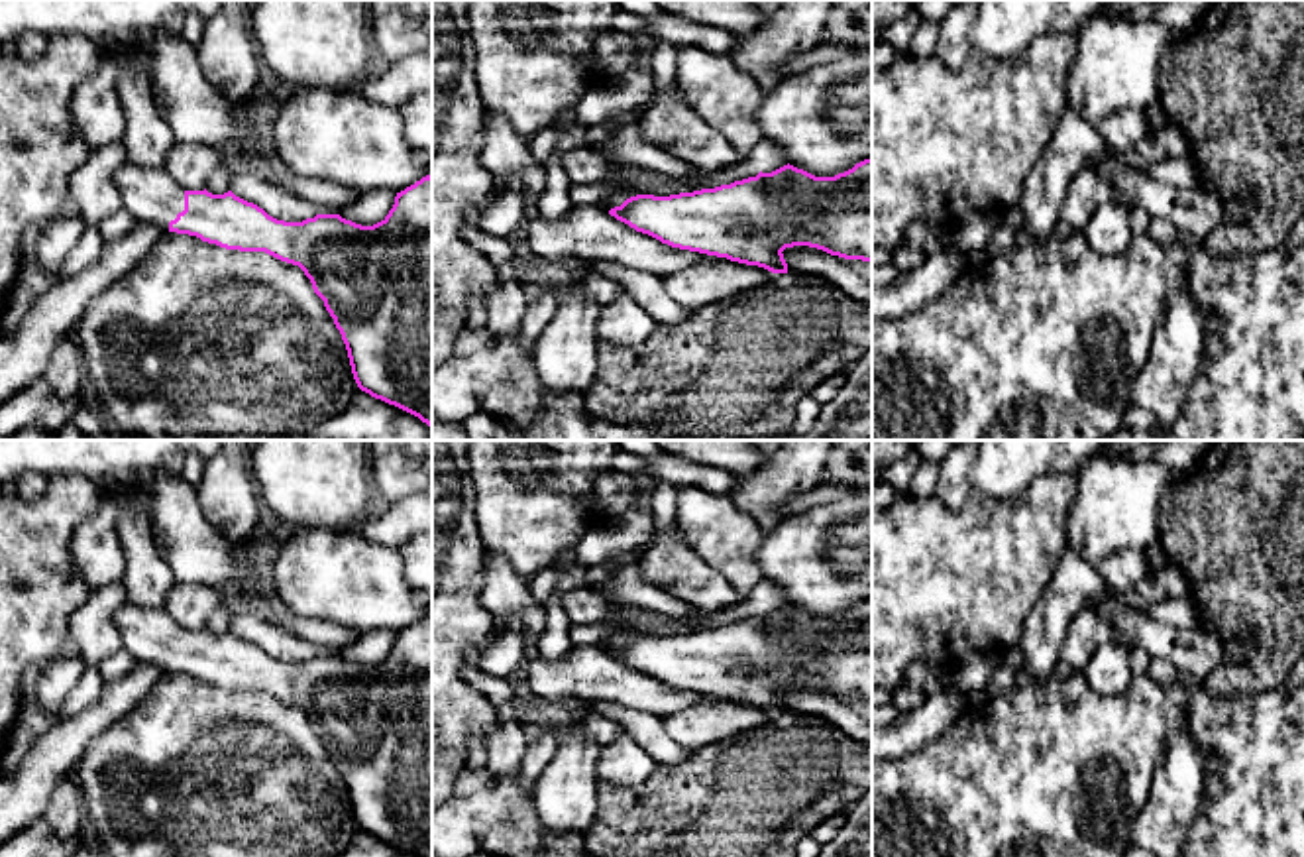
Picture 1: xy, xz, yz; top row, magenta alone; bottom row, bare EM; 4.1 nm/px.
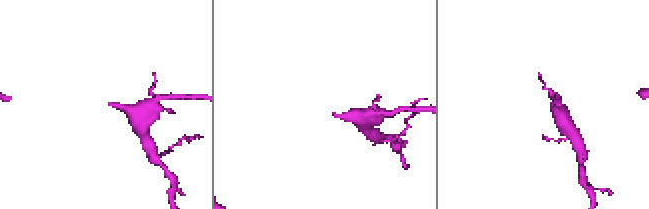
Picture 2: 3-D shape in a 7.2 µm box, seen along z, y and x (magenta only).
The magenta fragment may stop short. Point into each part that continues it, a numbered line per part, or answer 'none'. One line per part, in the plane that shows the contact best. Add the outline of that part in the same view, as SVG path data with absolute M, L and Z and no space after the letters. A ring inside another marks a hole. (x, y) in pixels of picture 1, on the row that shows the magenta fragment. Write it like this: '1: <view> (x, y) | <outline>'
1: xy (150, 195) | M130 161L114 175L122 206L137 222L153 222L169 232L169 222L185 210L185 189L165 169L145 169Z

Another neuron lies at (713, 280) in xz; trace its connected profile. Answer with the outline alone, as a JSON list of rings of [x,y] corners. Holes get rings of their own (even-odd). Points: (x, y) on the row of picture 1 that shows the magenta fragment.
[[[727,257],[707,259],[664,277],[666,291],[685,309],[699,309],[764,285],[774,273]]]

